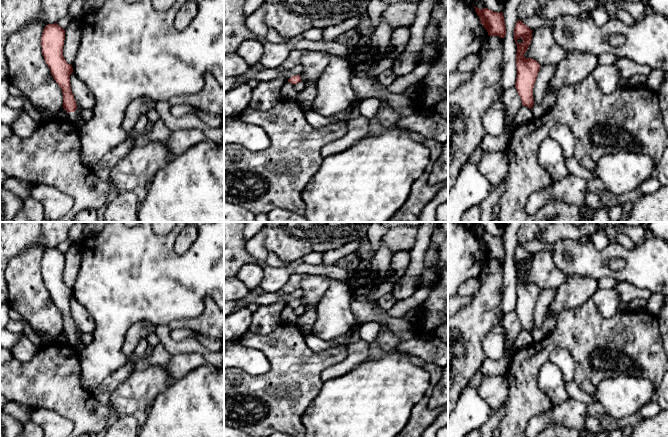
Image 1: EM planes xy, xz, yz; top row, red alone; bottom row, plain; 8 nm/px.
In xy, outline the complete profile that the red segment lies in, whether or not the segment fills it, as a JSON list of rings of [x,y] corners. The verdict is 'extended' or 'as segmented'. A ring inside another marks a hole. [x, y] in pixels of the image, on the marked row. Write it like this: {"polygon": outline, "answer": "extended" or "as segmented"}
{"polygon": [[[57,23],[45,26],[41,46],[44,60],[50,68],[51,74],[63,93],[63,108],[69,113],[69,119],[76,122],[77,103],[71,91],[70,75],[73,73],[72,65],[68,64],[63,56],[65,30]]], "answer": "extended"}

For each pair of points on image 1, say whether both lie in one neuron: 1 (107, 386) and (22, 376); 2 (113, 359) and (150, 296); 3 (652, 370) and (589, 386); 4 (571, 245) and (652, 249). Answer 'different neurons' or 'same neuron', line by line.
1: different neurons
2: same neuron
3: same neuron
4: same neuron

